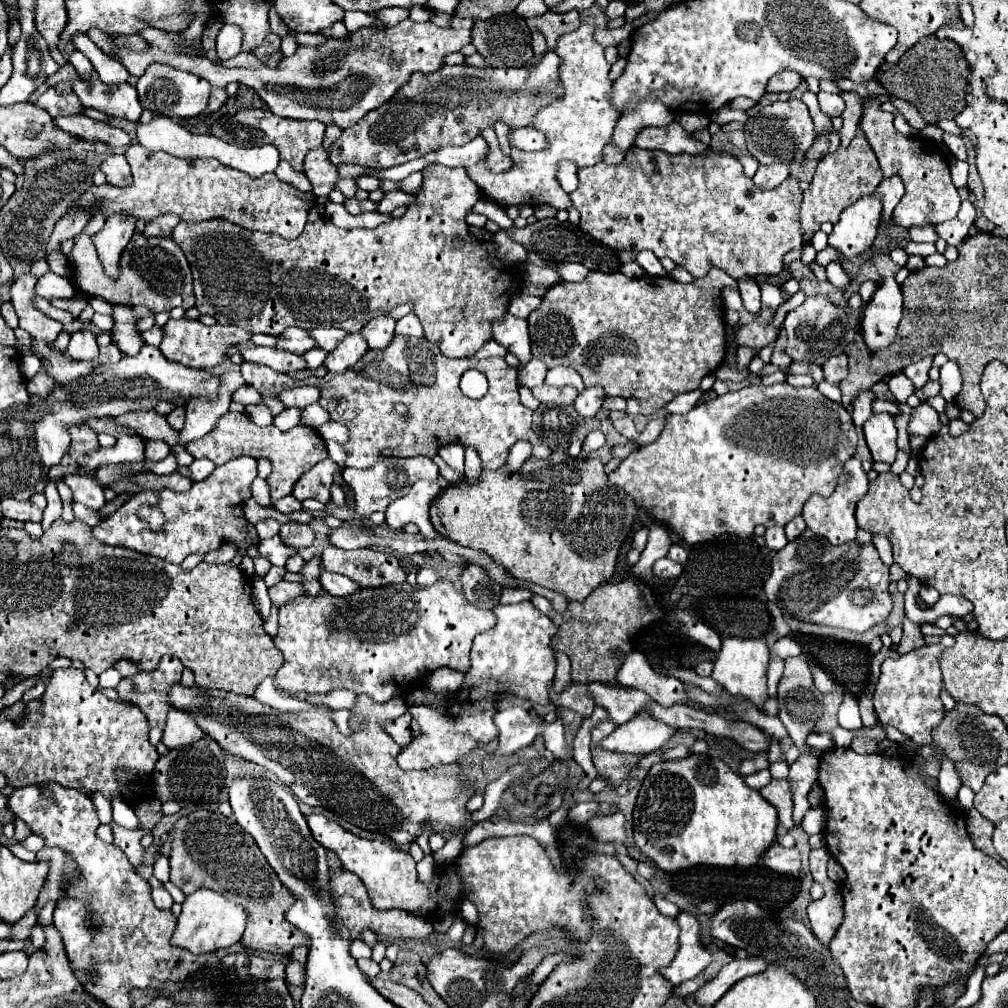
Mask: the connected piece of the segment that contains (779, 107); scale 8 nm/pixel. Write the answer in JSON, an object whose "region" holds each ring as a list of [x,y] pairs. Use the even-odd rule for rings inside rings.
{"region":[[[788,99],[784,103],[776,101],[764,107],[756,117],[750,117],[746,121],[744,133],[746,133],[746,147],[760,165],[782,163],[782,161],[800,163],[806,151],[814,143],[814,125],[812,125],[808,107],[802,99]]]}

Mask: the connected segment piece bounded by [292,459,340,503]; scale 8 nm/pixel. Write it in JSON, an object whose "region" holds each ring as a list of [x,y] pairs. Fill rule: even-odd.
{"region":[[[324,459],[318,465],[314,465],[308,473],[300,477],[296,483],[292,495],[298,501],[304,499],[318,499],[320,503],[330,503],[330,487],[332,487],[332,477],[338,473],[340,467],[332,459]]]}

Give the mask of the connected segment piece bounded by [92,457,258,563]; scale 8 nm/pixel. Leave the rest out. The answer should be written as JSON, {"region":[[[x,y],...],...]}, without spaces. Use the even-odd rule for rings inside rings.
{"region":[[[238,457],[224,463],[222,467],[216,467],[210,477],[200,483],[194,483],[192,489],[186,493],[176,493],[170,489],[140,491],[132,495],[122,507],[118,507],[114,515],[98,521],[92,527],[92,535],[106,545],[134,549],[146,555],[160,557],[168,563],[182,563],[184,557],[190,553],[206,555],[210,551],[220,549],[222,543],[230,543],[238,549],[248,549],[252,545],[248,537],[250,523],[246,521],[242,507],[252,497],[250,485],[256,477],[256,459]],[[140,505],[158,507],[162,511],[166,521],[160,531],[148,529],[148,525],[138,517]]]}

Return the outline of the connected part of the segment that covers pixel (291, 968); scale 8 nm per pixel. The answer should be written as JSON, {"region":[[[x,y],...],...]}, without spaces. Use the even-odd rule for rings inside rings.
{"region":[[[290,959],[286,963],[286,983],[288,985],[304,985],[304,969],[294,959]]]}

